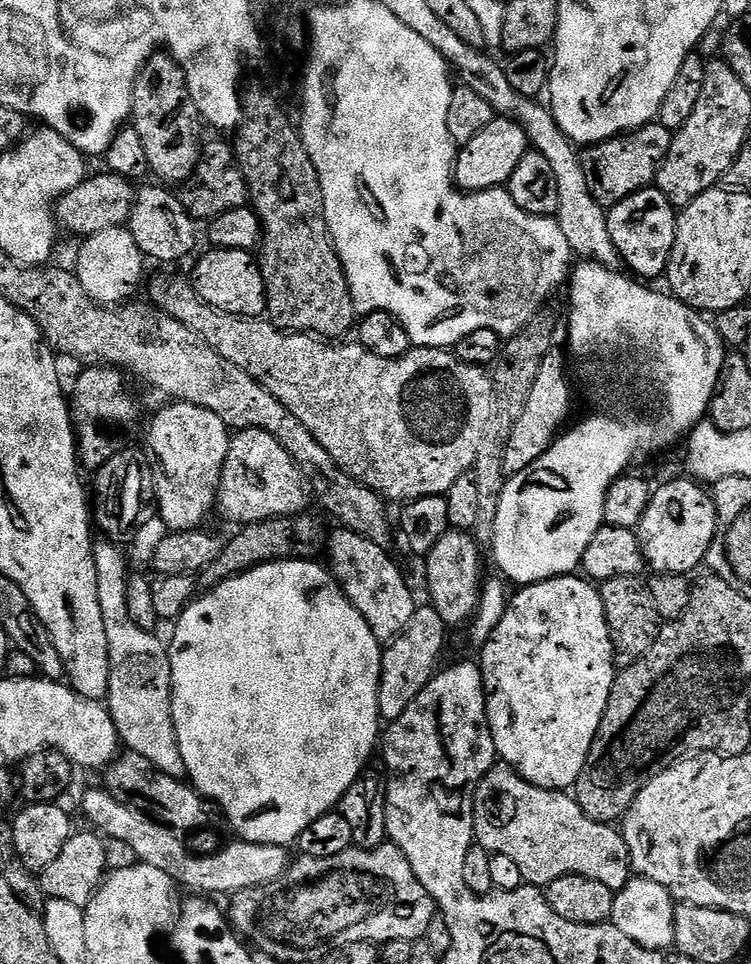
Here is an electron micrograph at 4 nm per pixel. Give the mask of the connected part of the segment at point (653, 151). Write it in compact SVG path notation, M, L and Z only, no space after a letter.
M653 122L612 140L587 145L580 152L580 161L592 197L602 205L611 206L630 198L635 192L641 192L643 188L653 187L662 162L666 162L666 154L670 154L673 135L674 132L666 126Z

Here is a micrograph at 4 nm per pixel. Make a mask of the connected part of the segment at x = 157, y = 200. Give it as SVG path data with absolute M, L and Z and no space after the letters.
M156 186L160 188L140 188L136 193L136 205L132 208L132 213L126 225L128 233L134 238L134 242L138 242L138 250L149 261L161 260L164 264L172 264L175 260L184 260L196 248L196 228L197 221L185 208L183 199L179 195L175 196L175 191L169 190L164 186Z

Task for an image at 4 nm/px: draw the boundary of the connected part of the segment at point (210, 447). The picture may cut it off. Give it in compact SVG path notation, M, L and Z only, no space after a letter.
M172 402L167 405L152 421L147 421L148 448L146 455L152 465L152 481L156 483L156 503L158 516L164 519L165 529L174 532L187 532L190 528L201 527L211 512L216 508L216 492L220 489L220 475L226 462L230 429L228 425L205 408L193 404Z

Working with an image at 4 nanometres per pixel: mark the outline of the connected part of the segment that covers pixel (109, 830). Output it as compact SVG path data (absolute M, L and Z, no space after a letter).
M107 787L92 788L80 800L80 808L89 820L91 827L101 837L109 841L117 840L125 844L133 852L135 859L142 864L149 864L170 874L181 889L189 888L189 893L228 892L235 894L245 892L258 886L266 886L270 882L280 880L290 867L289 849L278 844L251 844L249 840L237 839L236 844L228 844L221 852L212 852L209 856L195 856L181 837L165 824L147 816L142 810L134 810L134 806L126 806L126 802L118 802L108 792Z

